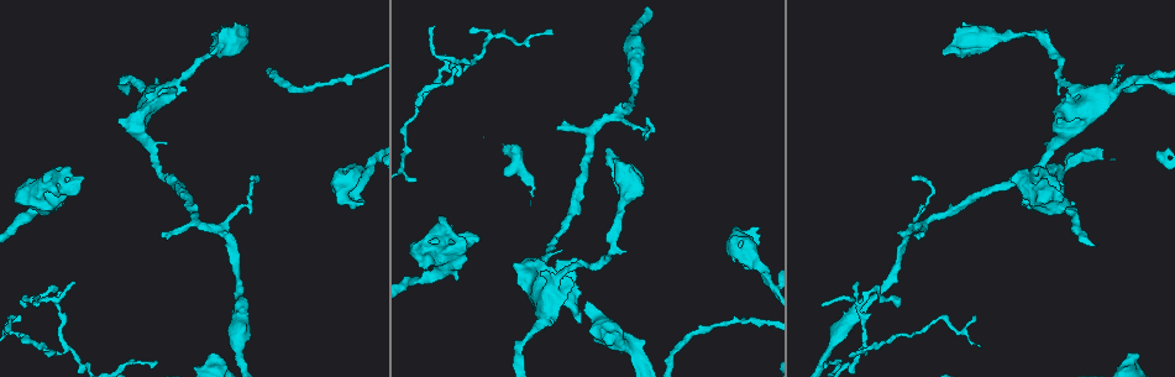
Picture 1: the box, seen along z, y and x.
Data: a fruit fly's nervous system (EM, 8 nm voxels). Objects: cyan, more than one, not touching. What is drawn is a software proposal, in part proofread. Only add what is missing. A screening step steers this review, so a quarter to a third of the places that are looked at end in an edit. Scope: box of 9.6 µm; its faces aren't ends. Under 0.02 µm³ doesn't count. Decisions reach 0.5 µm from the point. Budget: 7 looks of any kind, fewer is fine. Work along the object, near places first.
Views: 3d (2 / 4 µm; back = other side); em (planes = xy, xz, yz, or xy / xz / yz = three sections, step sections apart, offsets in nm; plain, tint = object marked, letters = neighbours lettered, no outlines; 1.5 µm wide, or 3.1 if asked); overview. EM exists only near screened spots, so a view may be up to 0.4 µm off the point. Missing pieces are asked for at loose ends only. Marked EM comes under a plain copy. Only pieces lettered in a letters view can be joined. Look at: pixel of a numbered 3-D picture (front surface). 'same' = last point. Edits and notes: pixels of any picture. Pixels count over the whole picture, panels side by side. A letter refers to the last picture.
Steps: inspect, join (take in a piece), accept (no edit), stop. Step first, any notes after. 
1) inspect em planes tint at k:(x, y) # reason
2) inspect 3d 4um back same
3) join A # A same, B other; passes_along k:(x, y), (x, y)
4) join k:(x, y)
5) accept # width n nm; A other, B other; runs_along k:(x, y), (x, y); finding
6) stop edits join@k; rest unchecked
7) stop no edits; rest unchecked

inspect 3d 4um at 1:(1014, 178) # an open end

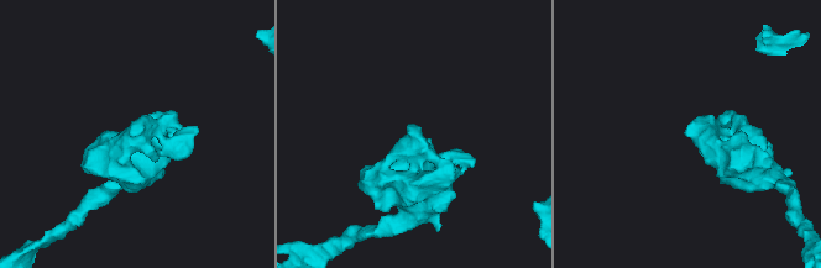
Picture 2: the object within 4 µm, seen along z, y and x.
inspect em yz step 4 letters at 2:(132, 124) # now the EM

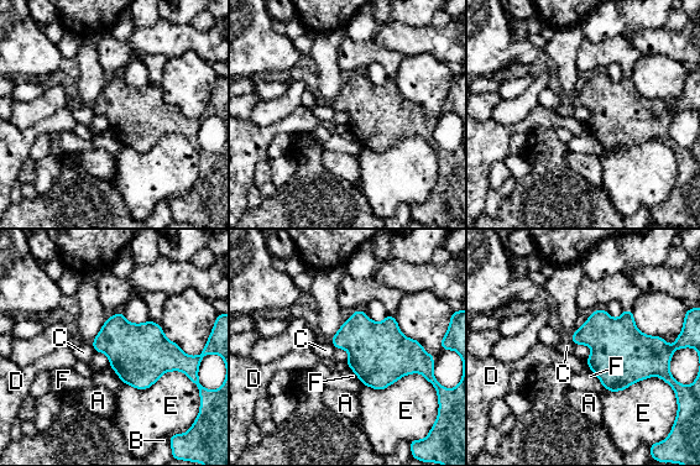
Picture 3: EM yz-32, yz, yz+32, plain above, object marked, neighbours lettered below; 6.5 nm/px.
accept # longest_contact E 400 nm; A other, B other, C other, D other, E other, F other; border 3:(182, 371), (142, 389), (123, 383); none of them fits

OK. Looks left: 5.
inspect em xy step 4 tint at 1:(466, 62) # thin end

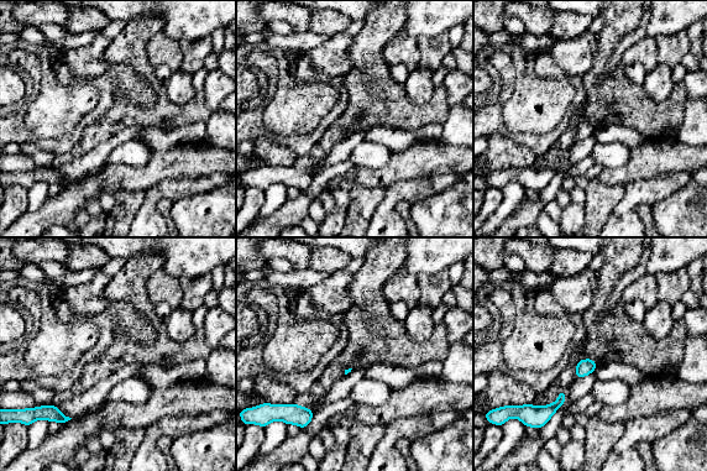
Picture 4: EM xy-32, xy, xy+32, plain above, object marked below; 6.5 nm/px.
inspect em planes letters same # another direction

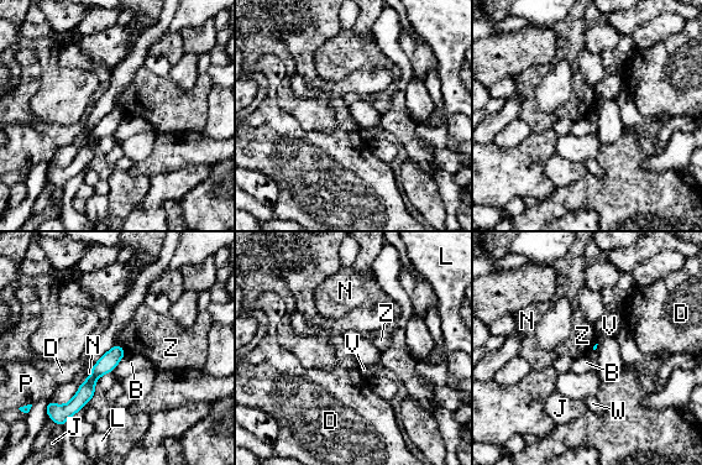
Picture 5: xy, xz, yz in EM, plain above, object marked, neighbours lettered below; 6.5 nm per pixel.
accept # B other, D other, J other, L other, N other, P other, V other, W other, Z other; border 5:(125, 355), (111, 371); no lettered piece goes on from it

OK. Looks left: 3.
inspect 3d 2um at 1:(549, 35) # thin end

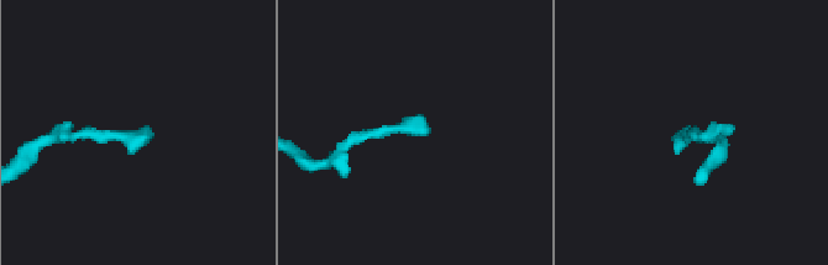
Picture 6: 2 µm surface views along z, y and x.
inspect em planes letters at 6:(143, 130) # shape alone is not enough

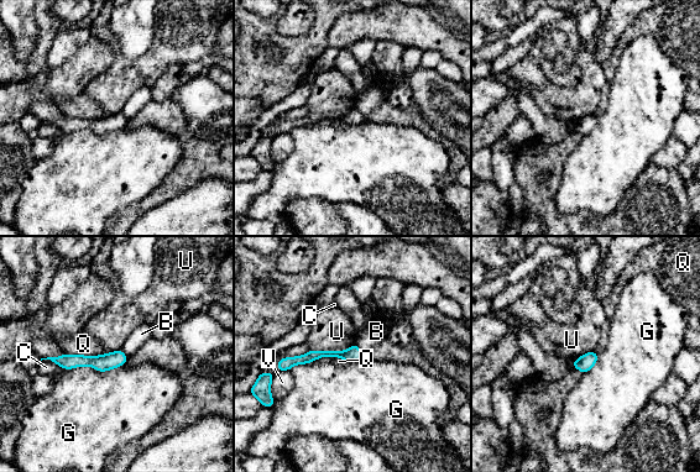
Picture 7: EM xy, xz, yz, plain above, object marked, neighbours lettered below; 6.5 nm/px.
accept # width 100 nm; B other, C other, G other, Q other, U other, V other; border 7:(355, 342), (344, 350), (311, 350); no lettered piece goes on from it

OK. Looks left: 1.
stop no edits; rest unchecked

